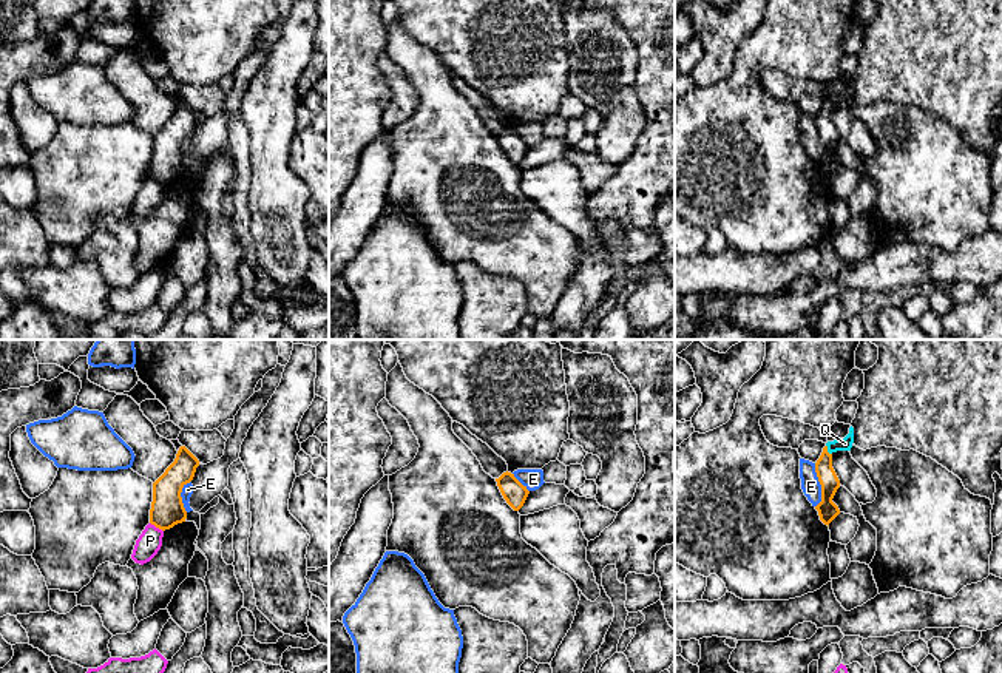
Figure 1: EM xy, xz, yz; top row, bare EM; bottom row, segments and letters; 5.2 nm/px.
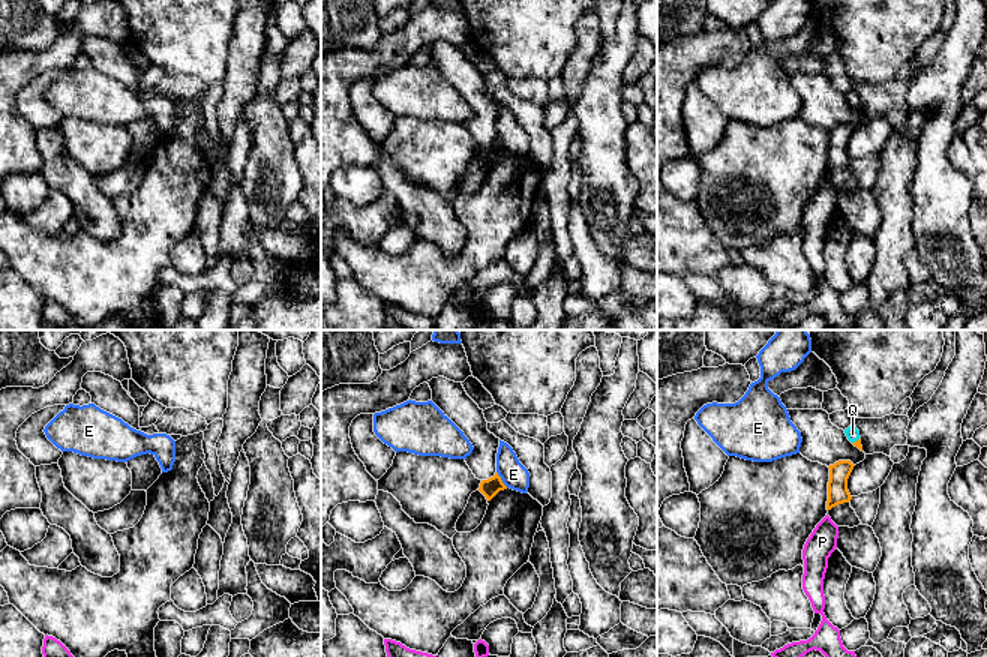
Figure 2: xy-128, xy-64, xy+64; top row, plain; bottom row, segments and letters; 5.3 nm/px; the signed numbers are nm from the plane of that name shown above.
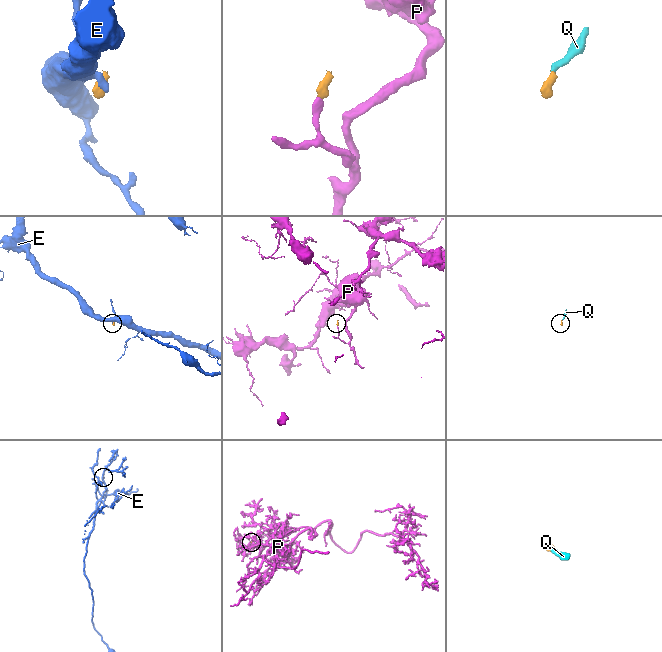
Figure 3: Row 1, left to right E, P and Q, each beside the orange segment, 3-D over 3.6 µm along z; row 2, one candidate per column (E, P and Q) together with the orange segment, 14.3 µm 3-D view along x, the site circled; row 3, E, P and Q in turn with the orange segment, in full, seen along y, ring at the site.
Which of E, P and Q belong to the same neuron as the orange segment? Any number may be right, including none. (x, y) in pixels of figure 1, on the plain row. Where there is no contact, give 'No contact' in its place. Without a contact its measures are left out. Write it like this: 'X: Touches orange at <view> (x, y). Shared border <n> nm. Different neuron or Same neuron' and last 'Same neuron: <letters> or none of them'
E: Touches orange at yz (820, 138). Shared border 240 nm. Different neuron
P: Touches orange at xy (156, 181). Shared border 90 nm. Different neuron
Q: Touches orange at yz (826, 104). Shared border 60 nm. Same neuron
Same neuron: Q

